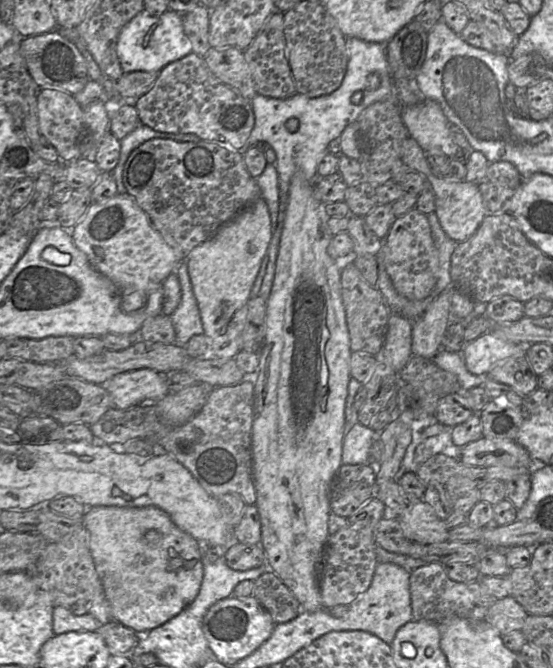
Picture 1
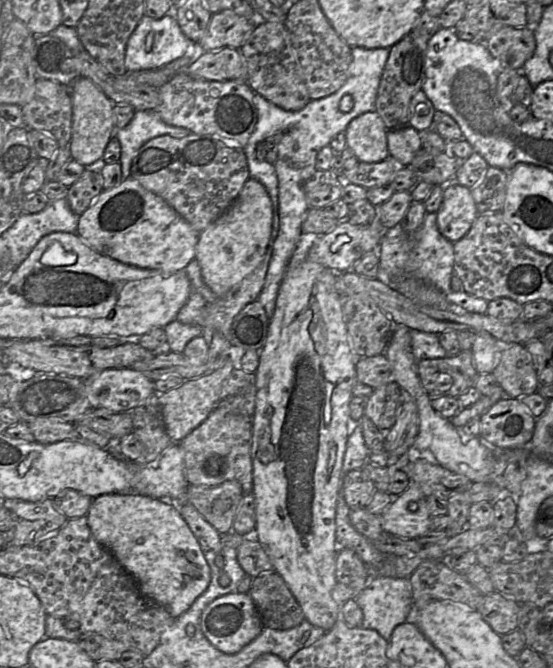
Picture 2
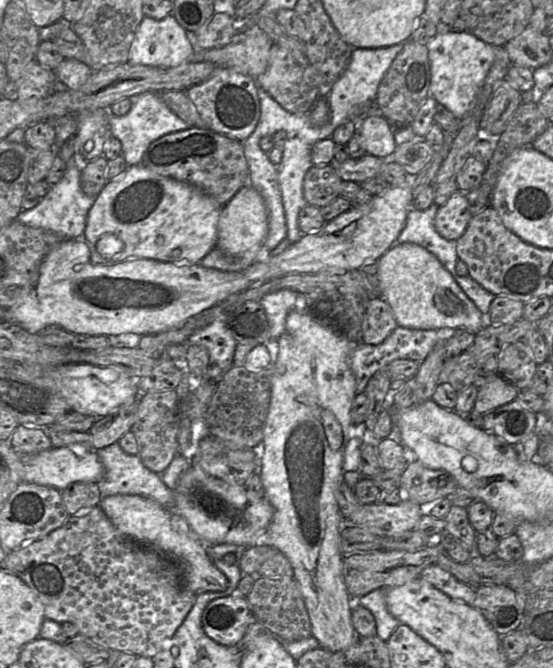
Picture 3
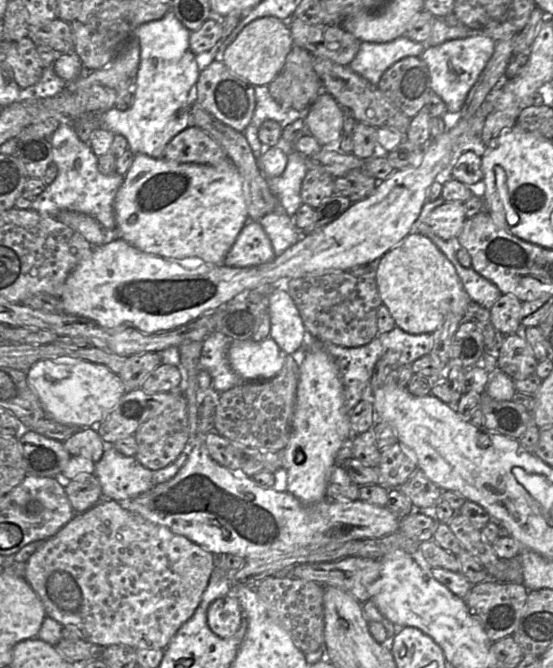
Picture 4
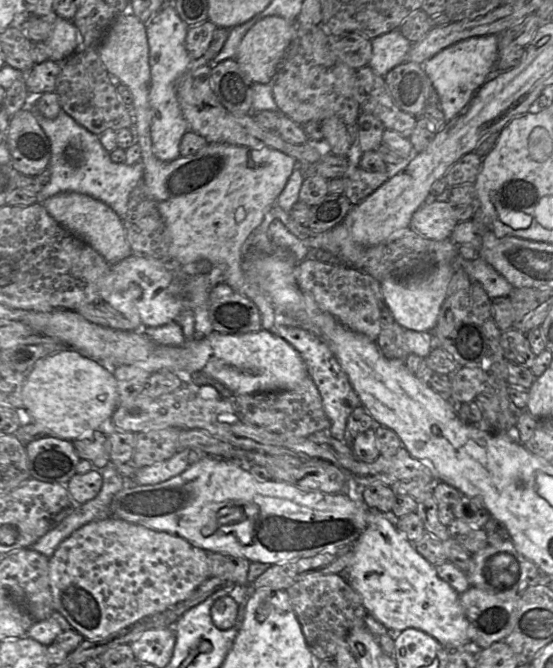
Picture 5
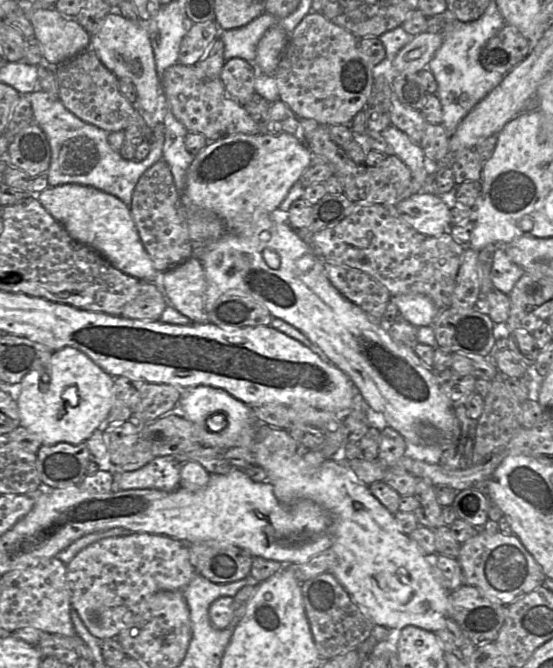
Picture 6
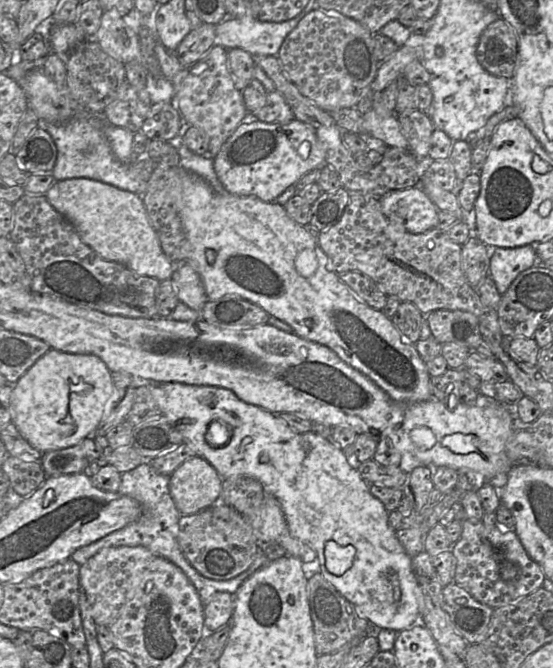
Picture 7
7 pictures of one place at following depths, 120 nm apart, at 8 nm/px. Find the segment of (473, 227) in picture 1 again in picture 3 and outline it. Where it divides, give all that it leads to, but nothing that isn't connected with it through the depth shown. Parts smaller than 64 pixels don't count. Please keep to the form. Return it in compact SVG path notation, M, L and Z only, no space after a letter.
M458 190L438 208L435 228L446 240L457 241L466 231L472 217L466 193Z

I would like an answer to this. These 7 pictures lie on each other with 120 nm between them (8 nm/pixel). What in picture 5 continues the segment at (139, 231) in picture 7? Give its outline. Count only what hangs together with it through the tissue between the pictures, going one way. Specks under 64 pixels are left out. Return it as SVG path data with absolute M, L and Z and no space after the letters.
M63 192L46 199L41 204L62 228L89 244L110 265L132 254L122 219L105 203L85 194Z

